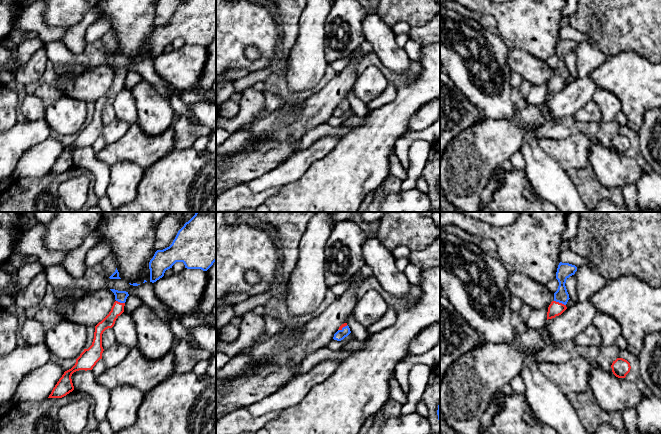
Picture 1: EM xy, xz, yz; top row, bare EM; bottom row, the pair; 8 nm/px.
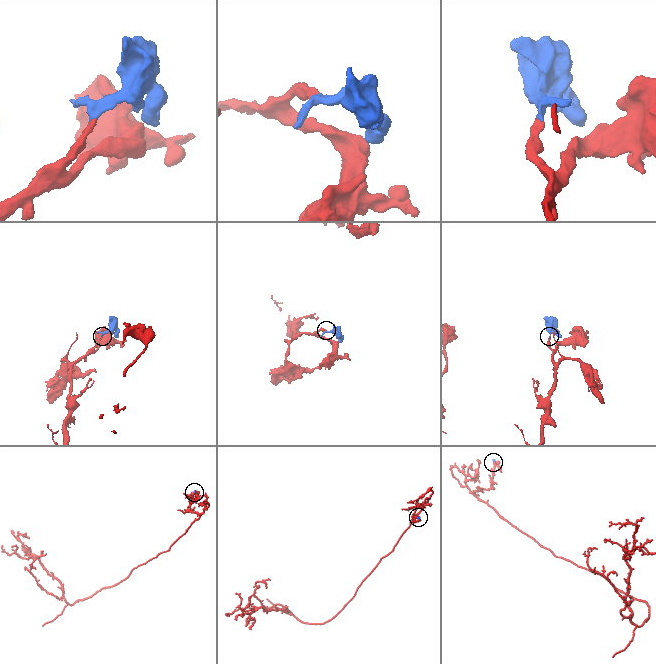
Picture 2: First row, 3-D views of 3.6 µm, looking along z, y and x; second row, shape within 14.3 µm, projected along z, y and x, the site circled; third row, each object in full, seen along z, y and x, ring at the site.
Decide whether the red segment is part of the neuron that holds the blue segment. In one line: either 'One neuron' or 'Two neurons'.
One neuron

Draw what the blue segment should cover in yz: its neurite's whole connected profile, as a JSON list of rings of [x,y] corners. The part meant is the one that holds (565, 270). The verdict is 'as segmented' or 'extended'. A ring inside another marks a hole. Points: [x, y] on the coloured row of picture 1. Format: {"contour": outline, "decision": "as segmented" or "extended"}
{"contour": [[[562,262],[559,263],[556,272],[556,279],[559,282],[559,286],[554,293],[554,300],[548,307],[547,320],[561,315],[567,309],[566,304],[570,298],[565,283],[576,271],[577,267],[575,265]]], "decision": "extended"}

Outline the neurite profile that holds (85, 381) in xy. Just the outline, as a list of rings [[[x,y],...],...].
[[[79,370],[71,376],[74,390],[84,392],[95,401],[96,408],[94,415],[98,422],[106,418],[106,413],[110,407],[110,391],[101,386],[92,370]]]

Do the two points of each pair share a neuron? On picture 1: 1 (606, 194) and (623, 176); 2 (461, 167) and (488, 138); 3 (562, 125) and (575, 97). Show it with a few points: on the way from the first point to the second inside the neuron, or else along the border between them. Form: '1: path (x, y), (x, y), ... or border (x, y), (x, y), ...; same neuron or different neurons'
1: border (594, 173), (604, 186), (619, 187), (621, 189); different neurons
2: path (468, 160), (483, 145); same neuron
3: border (573, 115), (565, 115), (553, 120); different neurons

